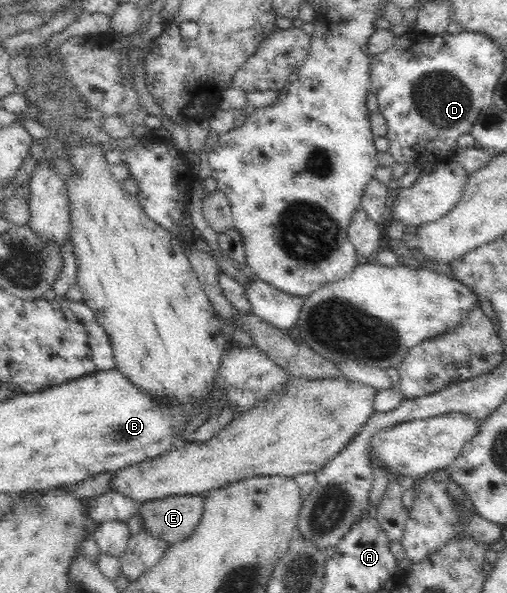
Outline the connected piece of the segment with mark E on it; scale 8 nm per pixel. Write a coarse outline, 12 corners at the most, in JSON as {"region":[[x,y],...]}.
{"region":[[202,495],[139,506],[146,530],[186,540],[204,514]]}

